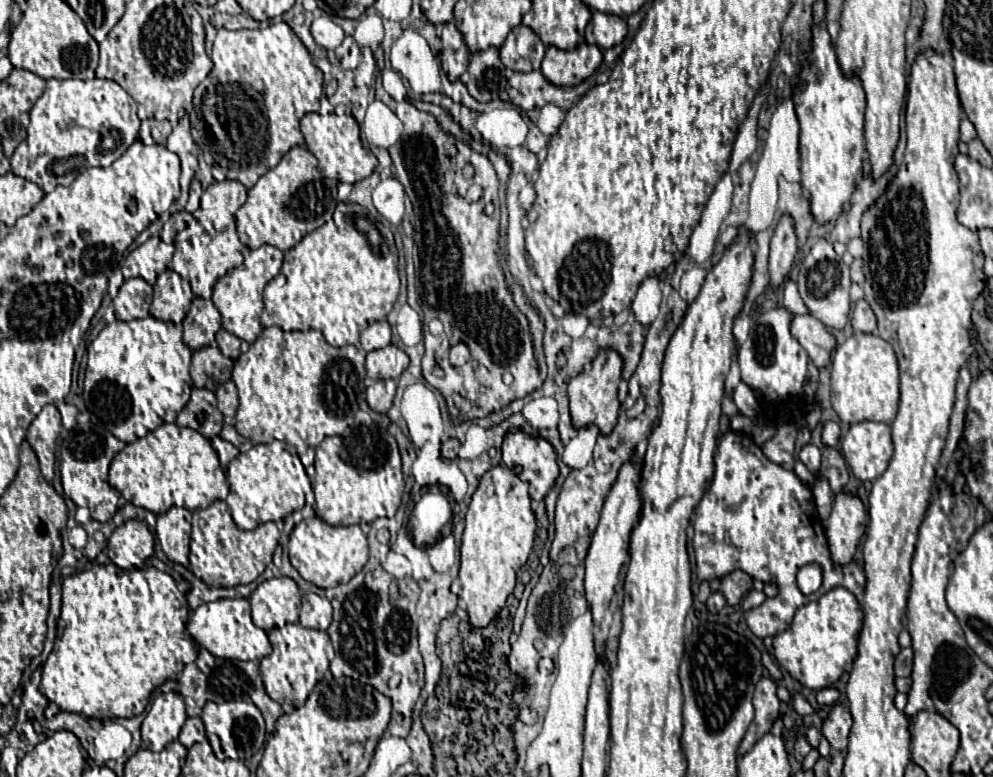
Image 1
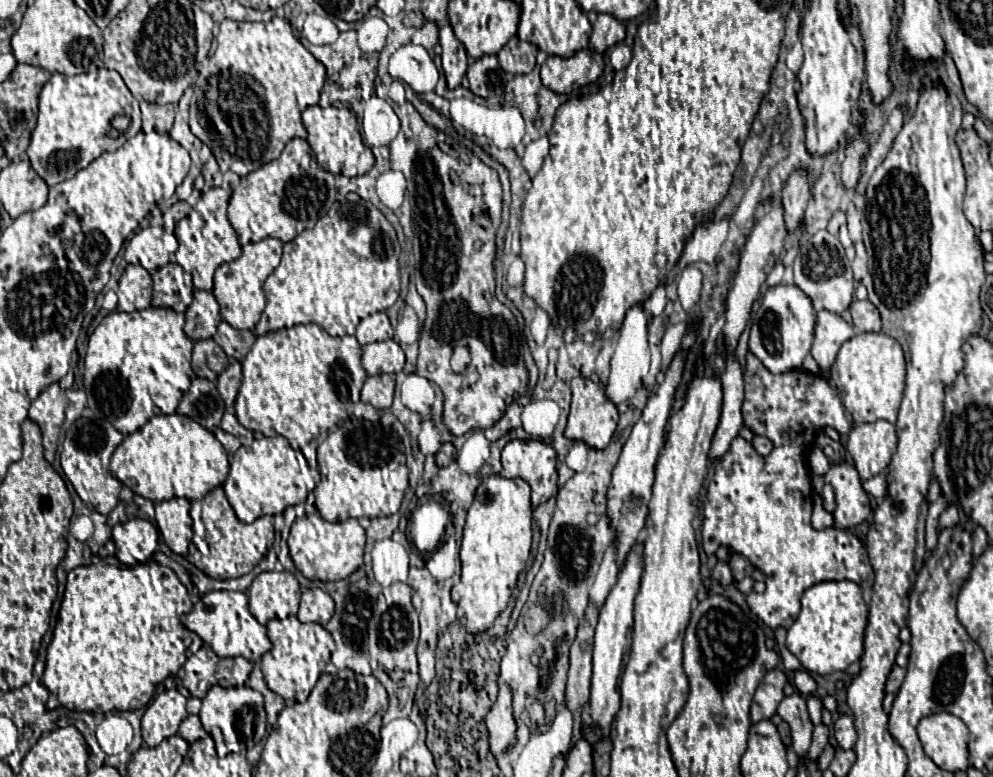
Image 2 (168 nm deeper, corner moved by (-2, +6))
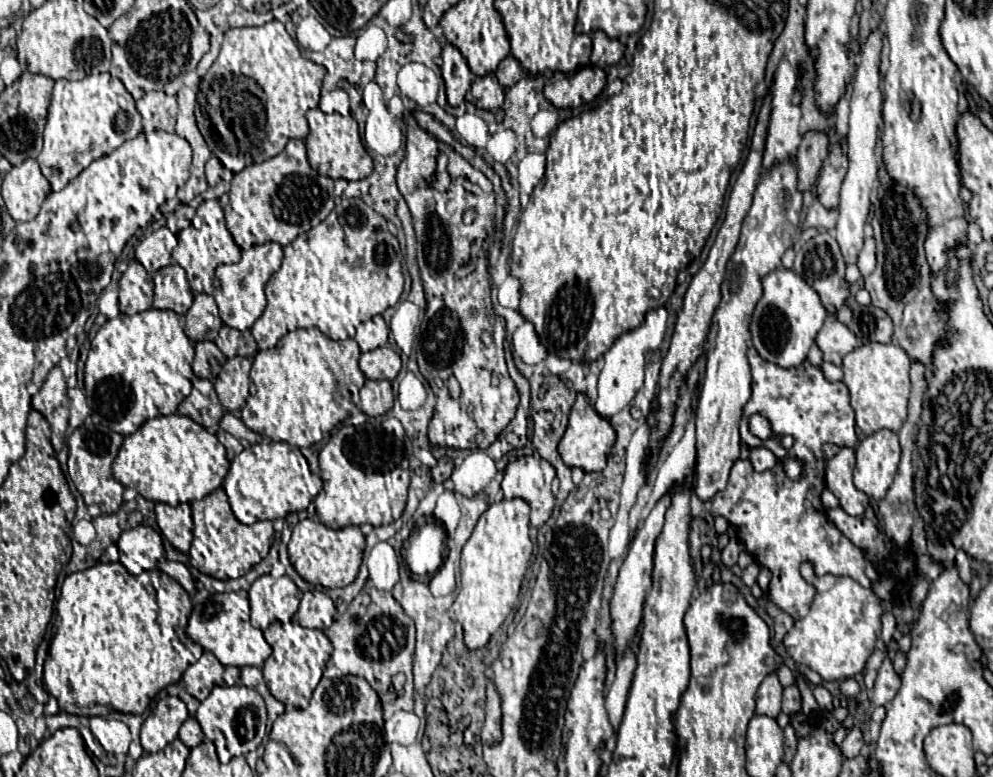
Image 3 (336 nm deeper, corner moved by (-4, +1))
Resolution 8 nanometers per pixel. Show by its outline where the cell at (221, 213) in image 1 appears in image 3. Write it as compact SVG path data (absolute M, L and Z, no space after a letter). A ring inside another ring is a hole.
M217 199L211 201L203 201L197 207L197 215L191 221L191 225L187 229L183 229L177 235L177 247L173 249L171 257L175 263L179 263L185 273L187 273L187 281L189 287L195 293L213 293L213 277L215 277L215 269L221 263L237 263L241 259L241 249L237 247L237 243L233 241L231 233L225 227L225 217L223 217L223 209L219 205Z

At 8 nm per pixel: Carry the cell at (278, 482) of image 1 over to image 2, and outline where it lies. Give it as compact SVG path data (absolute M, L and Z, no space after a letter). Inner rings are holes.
M276 436L256 439L251 446L241 446L233 454L231 472L223 490L241 522L251 524L265 514L281 514L285 508L306 501L309 489L319 483L320 474L299 453L302 452L294 450L285 438Z

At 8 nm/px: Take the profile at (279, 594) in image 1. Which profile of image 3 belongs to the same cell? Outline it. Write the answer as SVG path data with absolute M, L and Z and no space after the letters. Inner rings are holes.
M259 577L249 589L251 625L267 629L273 621L291 621L291 617L297 613L299 601L301 591L289 577Z

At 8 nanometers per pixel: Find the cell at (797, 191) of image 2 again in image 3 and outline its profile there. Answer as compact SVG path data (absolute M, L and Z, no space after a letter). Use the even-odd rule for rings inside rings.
M807 131L795 153L799 167L799 189L813 189L823 159L829 153L829 135L823 131Z

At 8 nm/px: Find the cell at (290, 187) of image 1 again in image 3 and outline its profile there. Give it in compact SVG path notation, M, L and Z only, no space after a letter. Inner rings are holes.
M291 139L279 155L235 173L229 189L229 203L223 207L227 229L235 243L241 249L255 245L255 235L249 229L249 213L265 233L267 241L275 241L283 247L297 235L309 231L313 219L315 225L321 223L333 209L333 181L317 183L317 177L317 171L313 171L307 161L305 143L301 139Z

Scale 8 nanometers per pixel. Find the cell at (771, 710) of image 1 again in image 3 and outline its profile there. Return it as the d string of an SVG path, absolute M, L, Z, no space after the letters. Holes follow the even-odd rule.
M771 673L763 679L763 683L757 689L757 715L777 717L781 713L781 693L783 687L777 679L777 673Z

